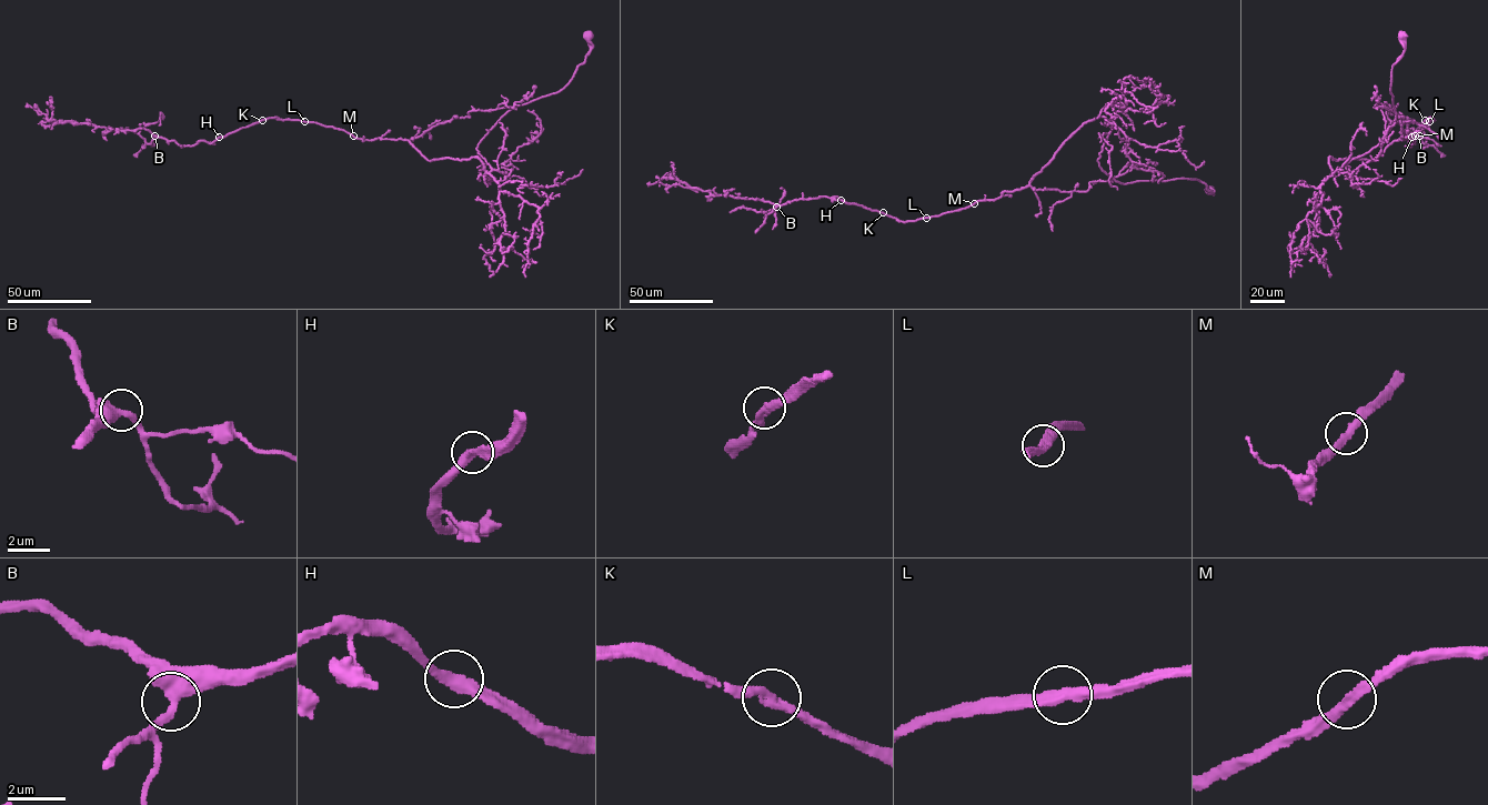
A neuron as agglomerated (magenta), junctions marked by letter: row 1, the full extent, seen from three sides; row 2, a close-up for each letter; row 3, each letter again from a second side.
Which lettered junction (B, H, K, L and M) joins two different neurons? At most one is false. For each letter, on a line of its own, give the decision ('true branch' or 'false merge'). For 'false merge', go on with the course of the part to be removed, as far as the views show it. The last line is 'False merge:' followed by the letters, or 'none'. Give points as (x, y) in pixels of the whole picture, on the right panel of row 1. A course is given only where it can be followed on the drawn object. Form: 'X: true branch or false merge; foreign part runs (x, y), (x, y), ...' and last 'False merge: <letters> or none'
B: true branch
H: true branch
K: true branch
L: true branch
M: true branch
False merge: none

